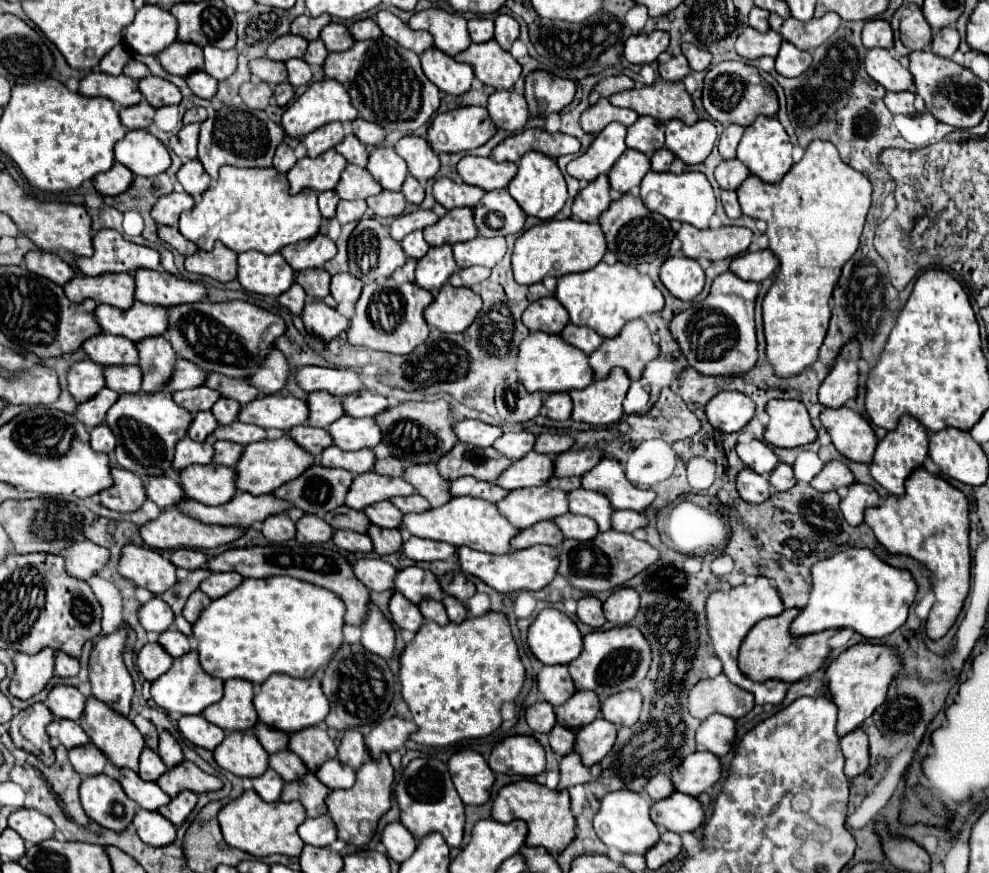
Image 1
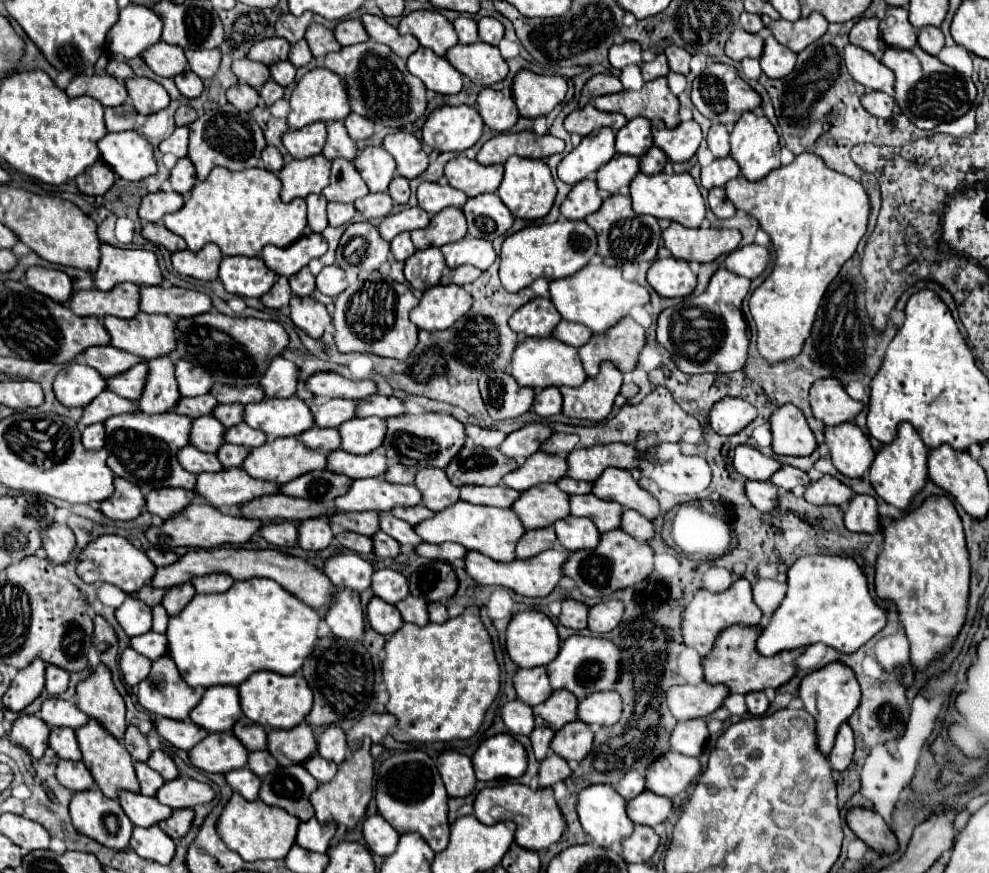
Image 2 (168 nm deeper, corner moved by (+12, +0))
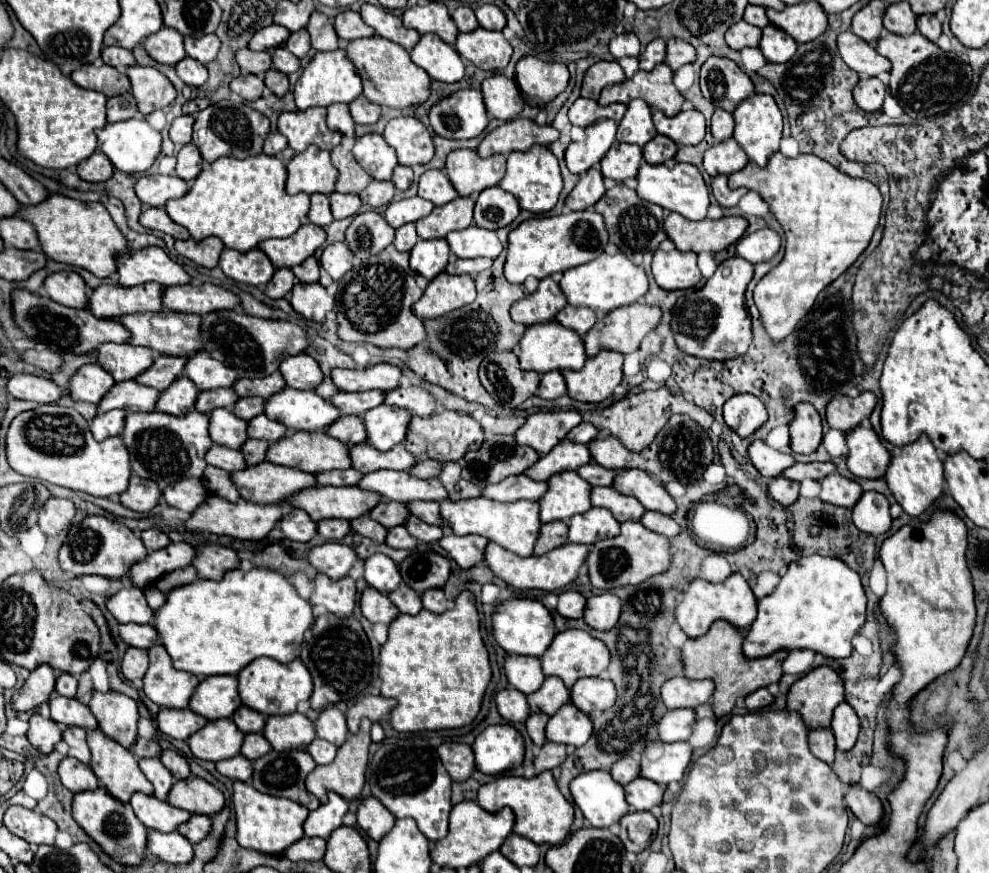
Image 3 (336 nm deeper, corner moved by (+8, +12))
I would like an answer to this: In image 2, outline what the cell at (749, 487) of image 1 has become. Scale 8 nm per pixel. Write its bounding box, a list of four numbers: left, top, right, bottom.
[745,481,777,513]

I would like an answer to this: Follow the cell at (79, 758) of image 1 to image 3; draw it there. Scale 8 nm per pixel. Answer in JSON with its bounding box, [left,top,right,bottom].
[59,757,99,793]

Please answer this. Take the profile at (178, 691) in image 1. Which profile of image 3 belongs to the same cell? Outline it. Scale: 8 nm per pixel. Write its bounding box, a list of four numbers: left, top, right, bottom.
[143,645,201,709]

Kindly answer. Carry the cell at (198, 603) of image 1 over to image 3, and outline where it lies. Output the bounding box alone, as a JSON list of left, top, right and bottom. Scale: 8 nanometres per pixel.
[155,567,197,593]

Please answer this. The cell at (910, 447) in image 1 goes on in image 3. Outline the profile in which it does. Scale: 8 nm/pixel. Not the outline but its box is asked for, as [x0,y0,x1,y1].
[885,433,943,517]

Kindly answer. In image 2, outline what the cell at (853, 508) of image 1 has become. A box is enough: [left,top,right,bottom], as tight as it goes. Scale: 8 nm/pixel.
[845,495,881,533]

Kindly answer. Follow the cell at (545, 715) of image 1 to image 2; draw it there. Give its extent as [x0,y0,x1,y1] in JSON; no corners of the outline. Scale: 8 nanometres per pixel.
[501,701,535,735]

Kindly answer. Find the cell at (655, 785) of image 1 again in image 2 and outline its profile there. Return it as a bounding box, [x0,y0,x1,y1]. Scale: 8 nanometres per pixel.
[617,771,645,799]

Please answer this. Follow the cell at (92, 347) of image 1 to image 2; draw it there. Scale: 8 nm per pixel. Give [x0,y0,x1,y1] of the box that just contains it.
[83,345,143,379]

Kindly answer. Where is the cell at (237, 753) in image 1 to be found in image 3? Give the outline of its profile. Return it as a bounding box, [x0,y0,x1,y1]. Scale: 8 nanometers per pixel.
[187,719,245,761]

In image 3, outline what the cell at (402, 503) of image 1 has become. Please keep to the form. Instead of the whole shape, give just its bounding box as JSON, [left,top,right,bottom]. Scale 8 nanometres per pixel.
[407,501,445,527]

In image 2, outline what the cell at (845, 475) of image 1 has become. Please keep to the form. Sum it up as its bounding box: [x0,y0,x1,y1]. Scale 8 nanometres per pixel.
[805,475,853,505]

